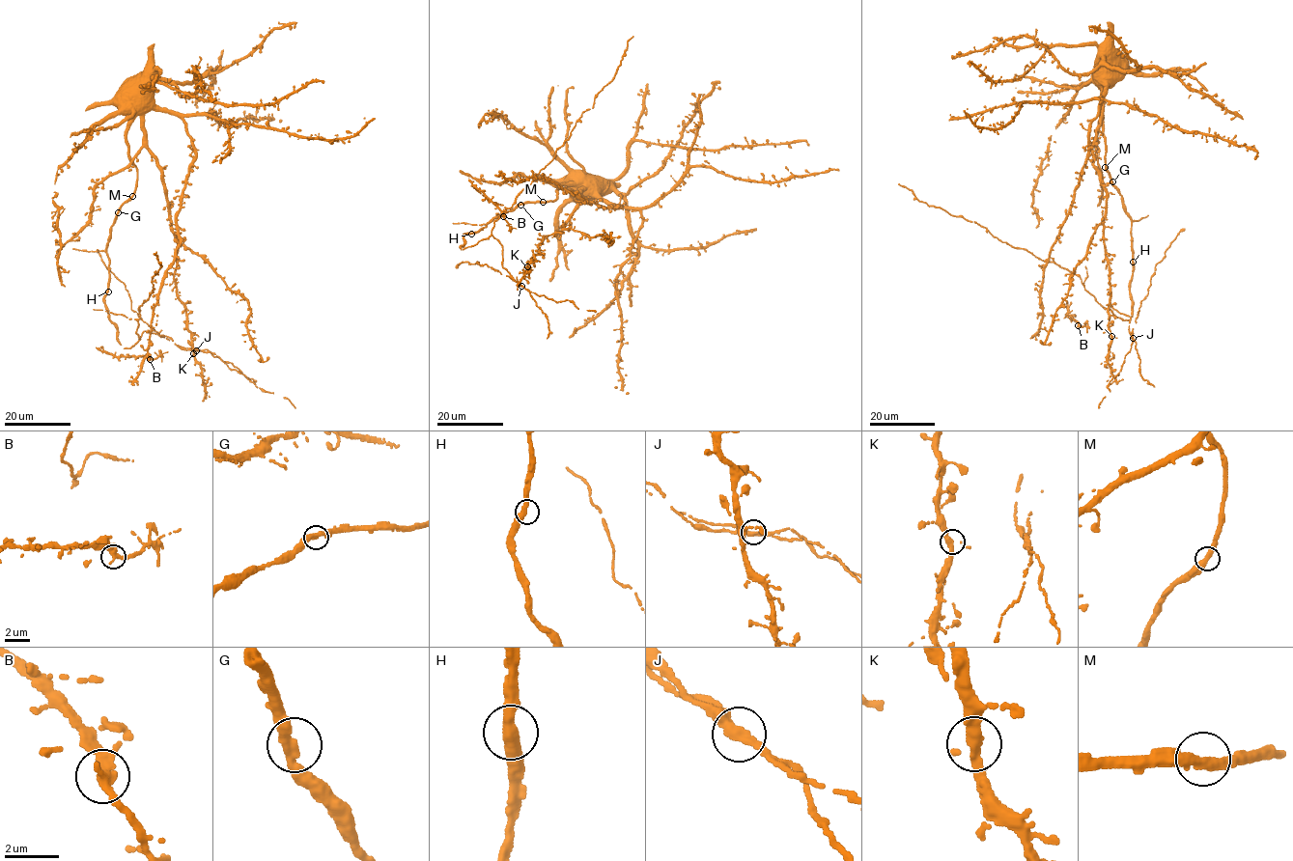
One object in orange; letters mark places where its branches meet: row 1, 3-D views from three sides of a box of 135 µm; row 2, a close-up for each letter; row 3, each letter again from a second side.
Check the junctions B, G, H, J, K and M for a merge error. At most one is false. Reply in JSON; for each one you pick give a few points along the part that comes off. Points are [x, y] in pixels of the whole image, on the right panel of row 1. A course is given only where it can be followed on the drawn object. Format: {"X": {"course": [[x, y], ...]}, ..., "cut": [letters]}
{"cut": []}

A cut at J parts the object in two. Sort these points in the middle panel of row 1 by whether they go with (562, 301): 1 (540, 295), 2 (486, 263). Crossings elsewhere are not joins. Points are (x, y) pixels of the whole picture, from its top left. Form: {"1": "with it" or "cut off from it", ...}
{"1": "with it", "2": "with it"}

